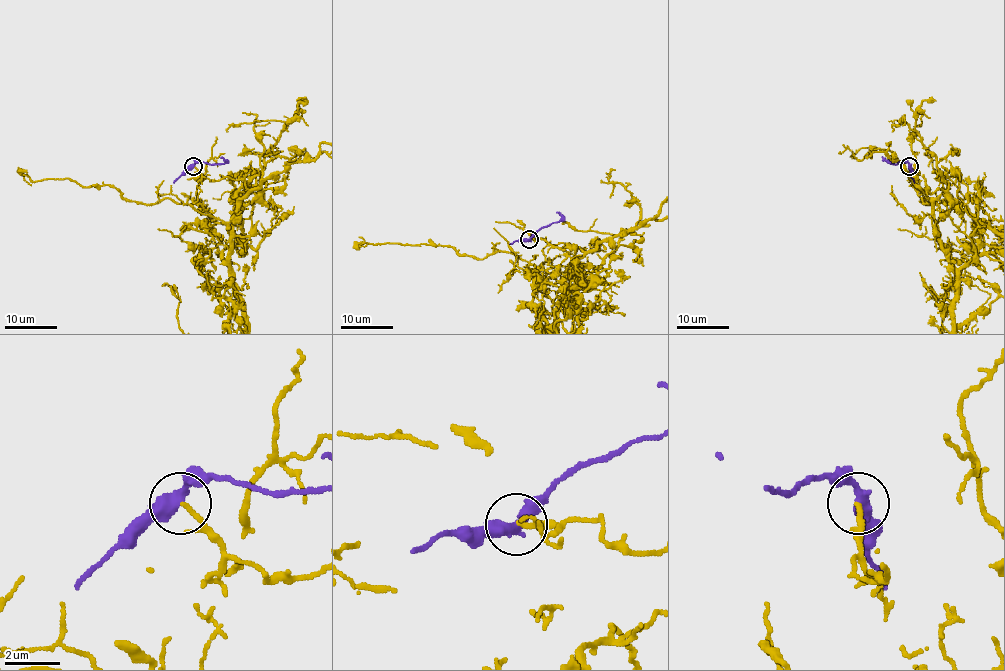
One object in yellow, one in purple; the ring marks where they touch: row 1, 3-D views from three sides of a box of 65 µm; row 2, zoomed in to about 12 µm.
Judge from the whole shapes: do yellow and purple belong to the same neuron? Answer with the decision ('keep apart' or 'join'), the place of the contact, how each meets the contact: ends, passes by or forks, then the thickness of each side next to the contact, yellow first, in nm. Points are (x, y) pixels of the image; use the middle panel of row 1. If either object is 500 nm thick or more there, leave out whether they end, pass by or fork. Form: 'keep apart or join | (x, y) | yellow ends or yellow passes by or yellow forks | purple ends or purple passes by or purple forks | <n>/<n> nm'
keep apart | (529, 239) | yellow ends | purple passes by | 160/400 nm

